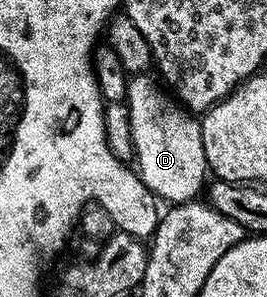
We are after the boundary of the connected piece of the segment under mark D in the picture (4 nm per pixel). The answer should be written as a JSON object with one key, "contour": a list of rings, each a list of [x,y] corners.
{"contour":[[[149,73],[132,74],[126,80],[125,103],[130,113],[134,158],[138,162],[136,173],[163,203],[195,201],[208,182],[202,123],[163,89],[157,77],[150,77]]]}

